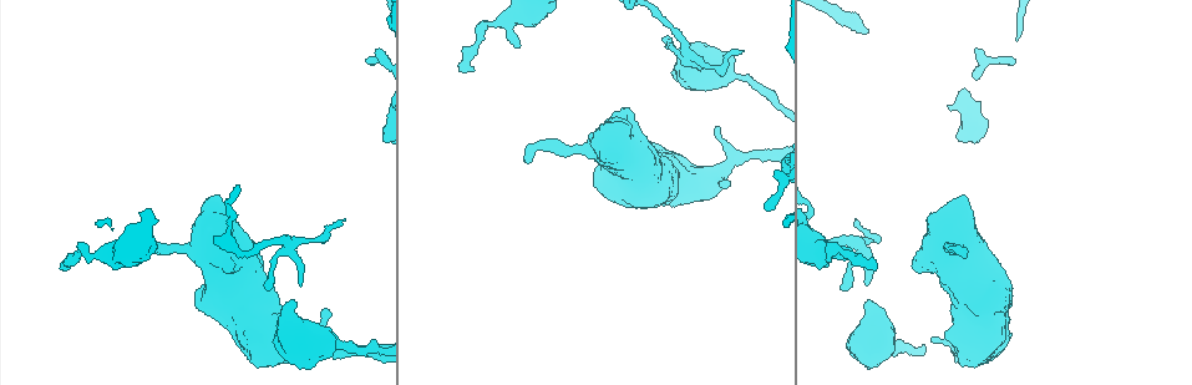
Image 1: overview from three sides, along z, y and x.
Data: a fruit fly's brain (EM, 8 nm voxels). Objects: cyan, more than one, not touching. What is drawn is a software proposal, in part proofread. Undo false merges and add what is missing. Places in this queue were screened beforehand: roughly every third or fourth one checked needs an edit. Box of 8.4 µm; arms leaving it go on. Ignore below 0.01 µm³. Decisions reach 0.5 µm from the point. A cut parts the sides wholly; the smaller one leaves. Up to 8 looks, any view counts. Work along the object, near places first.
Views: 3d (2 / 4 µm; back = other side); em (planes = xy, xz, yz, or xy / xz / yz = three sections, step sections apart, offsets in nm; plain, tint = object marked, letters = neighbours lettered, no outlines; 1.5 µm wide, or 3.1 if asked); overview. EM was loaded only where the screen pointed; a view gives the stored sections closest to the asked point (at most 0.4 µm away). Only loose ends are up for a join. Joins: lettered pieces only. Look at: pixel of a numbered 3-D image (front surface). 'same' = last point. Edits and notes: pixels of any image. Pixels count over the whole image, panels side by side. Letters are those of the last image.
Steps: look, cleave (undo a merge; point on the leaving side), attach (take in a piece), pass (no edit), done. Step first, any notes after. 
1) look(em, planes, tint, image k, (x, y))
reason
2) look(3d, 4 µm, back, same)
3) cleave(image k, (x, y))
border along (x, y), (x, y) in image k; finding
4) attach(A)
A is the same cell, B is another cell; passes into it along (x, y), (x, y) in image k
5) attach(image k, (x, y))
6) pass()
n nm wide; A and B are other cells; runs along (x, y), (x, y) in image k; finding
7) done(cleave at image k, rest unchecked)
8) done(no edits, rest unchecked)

look(3d, 4 µm, back, image 1, (342, 222))
tapers out

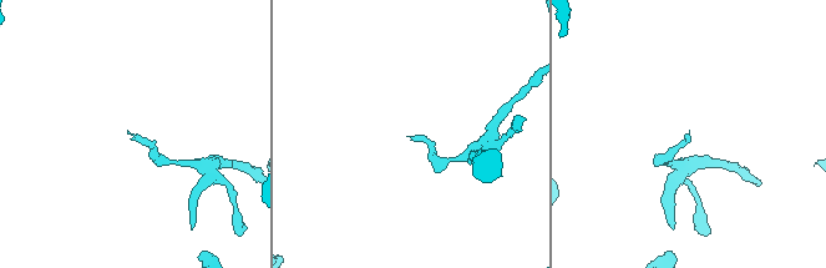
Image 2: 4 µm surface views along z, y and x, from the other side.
look(em, planes, letters, image 2, (688, 134))
shape alone is not enough

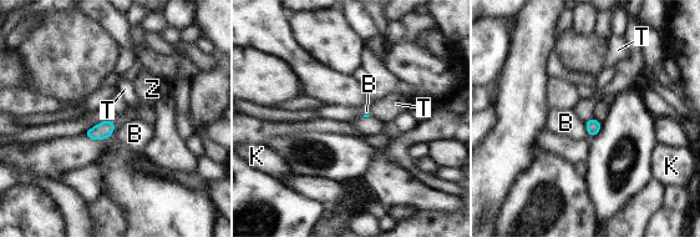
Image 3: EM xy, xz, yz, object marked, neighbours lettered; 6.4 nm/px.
attach(Z)
Z is the same cell, B, K and T are other cells; passes into it along (104, 130), (113, 122), (128, 115) in image 3; it goes on there

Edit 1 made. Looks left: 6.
look(3d, 2 µm, image 1, (724, 183))

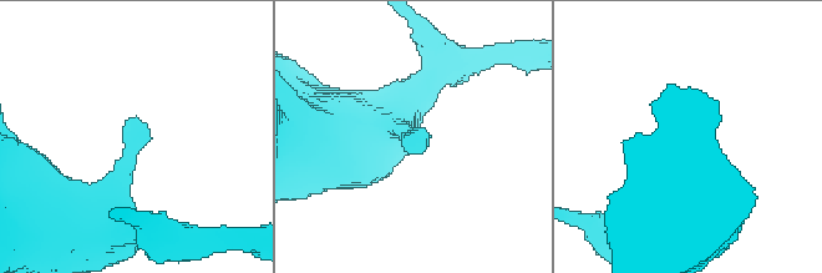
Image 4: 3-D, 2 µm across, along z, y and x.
look(em, yz, step 4, tint, image 4, (137, 118))
shape alone is not enough

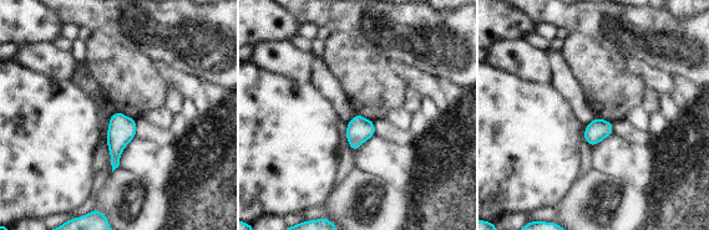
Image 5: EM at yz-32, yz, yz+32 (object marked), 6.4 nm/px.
look(em, planes, letters, same)
cut it another way

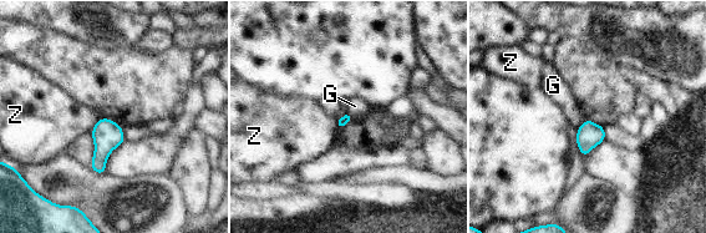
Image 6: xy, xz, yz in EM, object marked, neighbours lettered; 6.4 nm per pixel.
pass()
G and Z are other cells; border along (585, 120), (578, 128) in image 6; no lettered piece goes on from it

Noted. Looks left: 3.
done(attach at image 3, rest unchecked)

